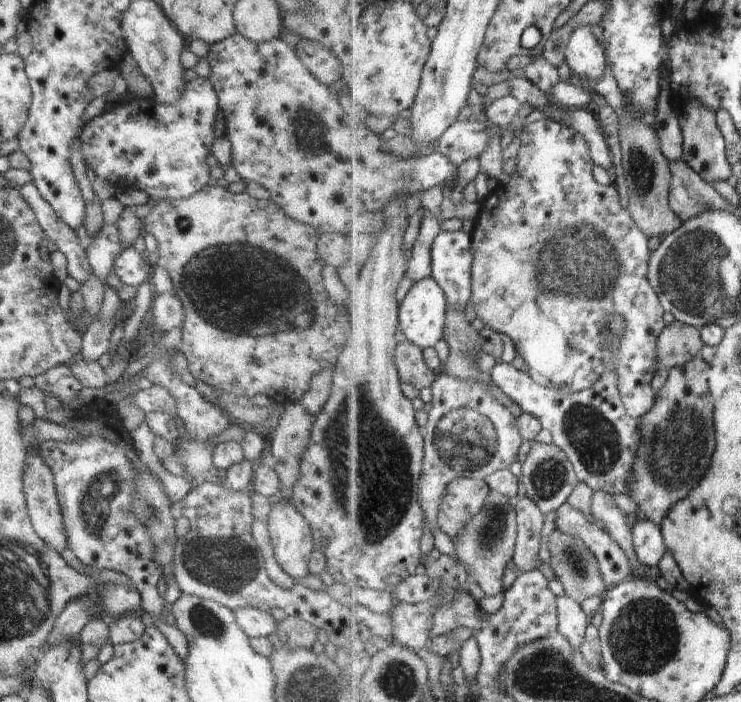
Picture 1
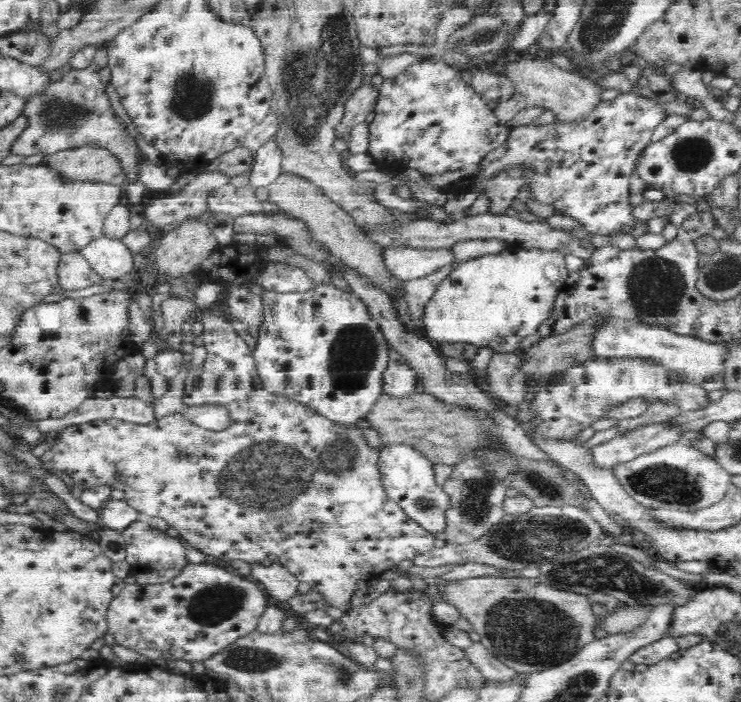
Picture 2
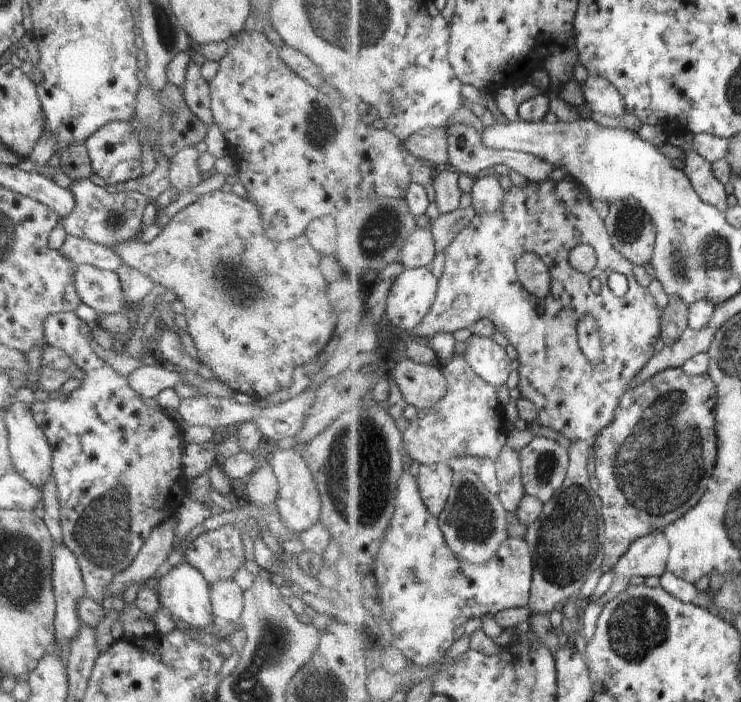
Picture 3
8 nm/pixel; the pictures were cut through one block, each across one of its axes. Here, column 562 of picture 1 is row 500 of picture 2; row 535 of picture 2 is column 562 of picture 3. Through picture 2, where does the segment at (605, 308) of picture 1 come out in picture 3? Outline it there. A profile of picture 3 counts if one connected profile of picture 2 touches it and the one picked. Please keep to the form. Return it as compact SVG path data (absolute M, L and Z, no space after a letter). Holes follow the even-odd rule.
M563 178L561 181L550 180L543 183L530 181L524 186L514 186L507 193L507 204L502 206L496 214L477 214L472 224L465 228L458 238L448 247L445 252L446 265L443 276L440 278L440 288L437 301L433 309L426 316L425 321L417 329L397 329L393 324L386 323L381 330L383 340L382 351L372 358L371 362L364 364L358 370L346 370L334 378L327 378L326 382L318 388L316 400L310 408L310 414L304 420L304 426L296 437L298 447L311 441L317 434L326 430L330 423L338 418L339 414L362 408L365 397L372 397L377 379L388 375L392 363L396 359L397 346L408 344L410 341L423 340L430 344L438 334L450 332L454 334L458 330L472 330L481 320L490 318L498 326L498 331L504 334L509 342L517 349L520 360L520 384L522 396L536 402L539 408L539 424L548 426L563 434L566 441L586 440L592 443L604 428L612 426L617 417L617 410L622 405L630 382L636 380L640 370L652 362L658 350L658 342L662 340L662 318L656 308L656 302L652 290L635 283L633 262L624 256L614 246L612 236L608 232L606 220L598 214L590 194L585 186L578 180ZM590 244L595 249L598 262L596 267L589 273L580 272L572 266L570 254L576 246ZM526 252L536 252L544 259L544 262L552 268L554 276L554 288L548 298L538 298L530 294L530 290L522 284L518 278L518 260ZM611 268L615 272L624 274L630 281L629 290L623 296L616 296L610 284L610 276L606 275L606 269ZM592 314L598 318L600 334L604 340L604 354L608 352L606 364L600 364L600 368L594 370L594 362L590 364L582 348L578 346L578 322L582 316Z

